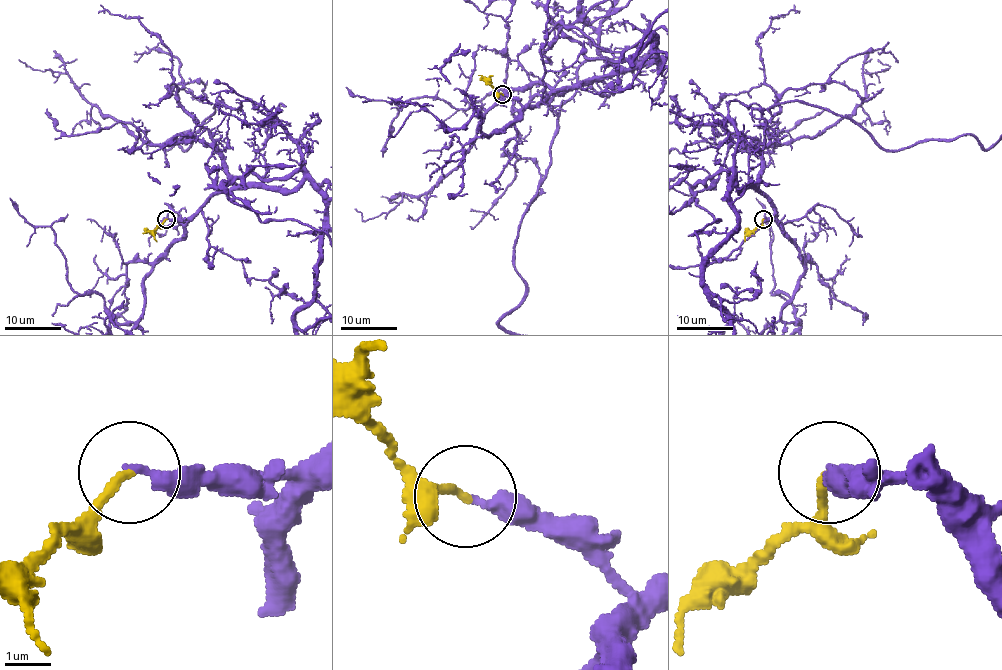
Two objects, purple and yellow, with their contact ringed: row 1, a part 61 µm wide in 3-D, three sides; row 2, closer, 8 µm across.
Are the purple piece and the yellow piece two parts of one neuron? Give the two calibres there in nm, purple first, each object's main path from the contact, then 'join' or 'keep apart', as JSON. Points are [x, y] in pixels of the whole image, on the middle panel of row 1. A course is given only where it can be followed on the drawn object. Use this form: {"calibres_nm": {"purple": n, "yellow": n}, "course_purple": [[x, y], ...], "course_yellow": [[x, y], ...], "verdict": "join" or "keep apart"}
{"calibres_nm": {"purple": 320, "yellow": 200}, "course_purple": [[503, 94], [639, 66], [585, 61], [560, 108], [498, 323]], "course_yellow": [[503, 94], [494, 89], [490, 80], [493, 76]], "verdict": "join"}

